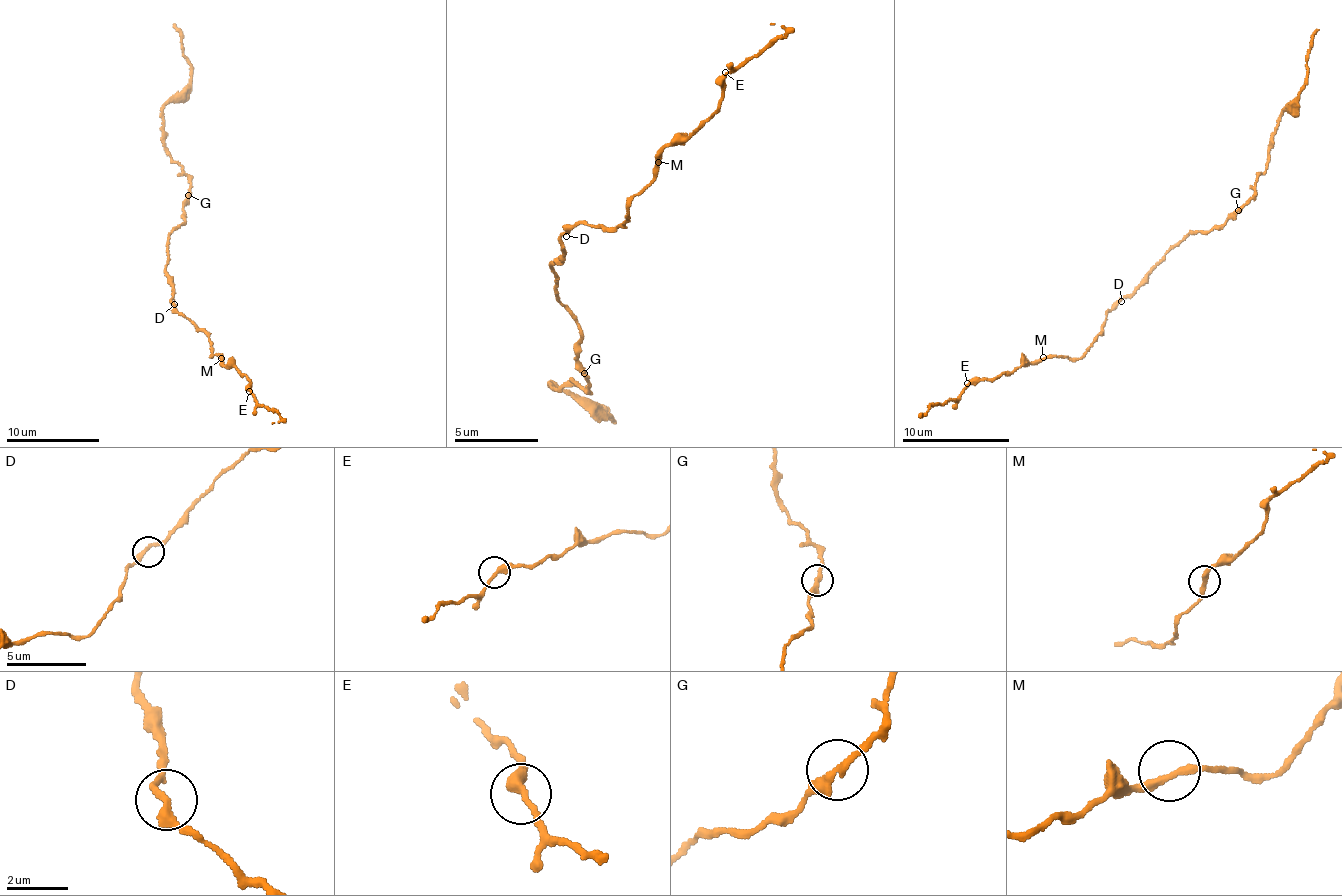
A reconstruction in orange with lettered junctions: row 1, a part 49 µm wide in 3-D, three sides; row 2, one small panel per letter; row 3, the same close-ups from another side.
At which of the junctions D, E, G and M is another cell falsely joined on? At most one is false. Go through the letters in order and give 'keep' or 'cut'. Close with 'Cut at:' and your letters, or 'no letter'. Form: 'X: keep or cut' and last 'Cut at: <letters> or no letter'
D: keep
E: keep
G: cut
M: keep
Cut at: G

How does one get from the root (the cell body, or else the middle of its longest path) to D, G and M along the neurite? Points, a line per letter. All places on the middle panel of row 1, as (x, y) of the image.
D: (555, 268), (553, 270), (551, 264), (563, 254), (560, 237), (566, 236)
G: (555, 268), (560, 302), (570, 308), (570, 316), (580, 323), (581, 353), (575, 358), (584, 373)
M: (555, 268), (563, 254), (560, 237), (576, 223), (611, 232), (658, 162)

